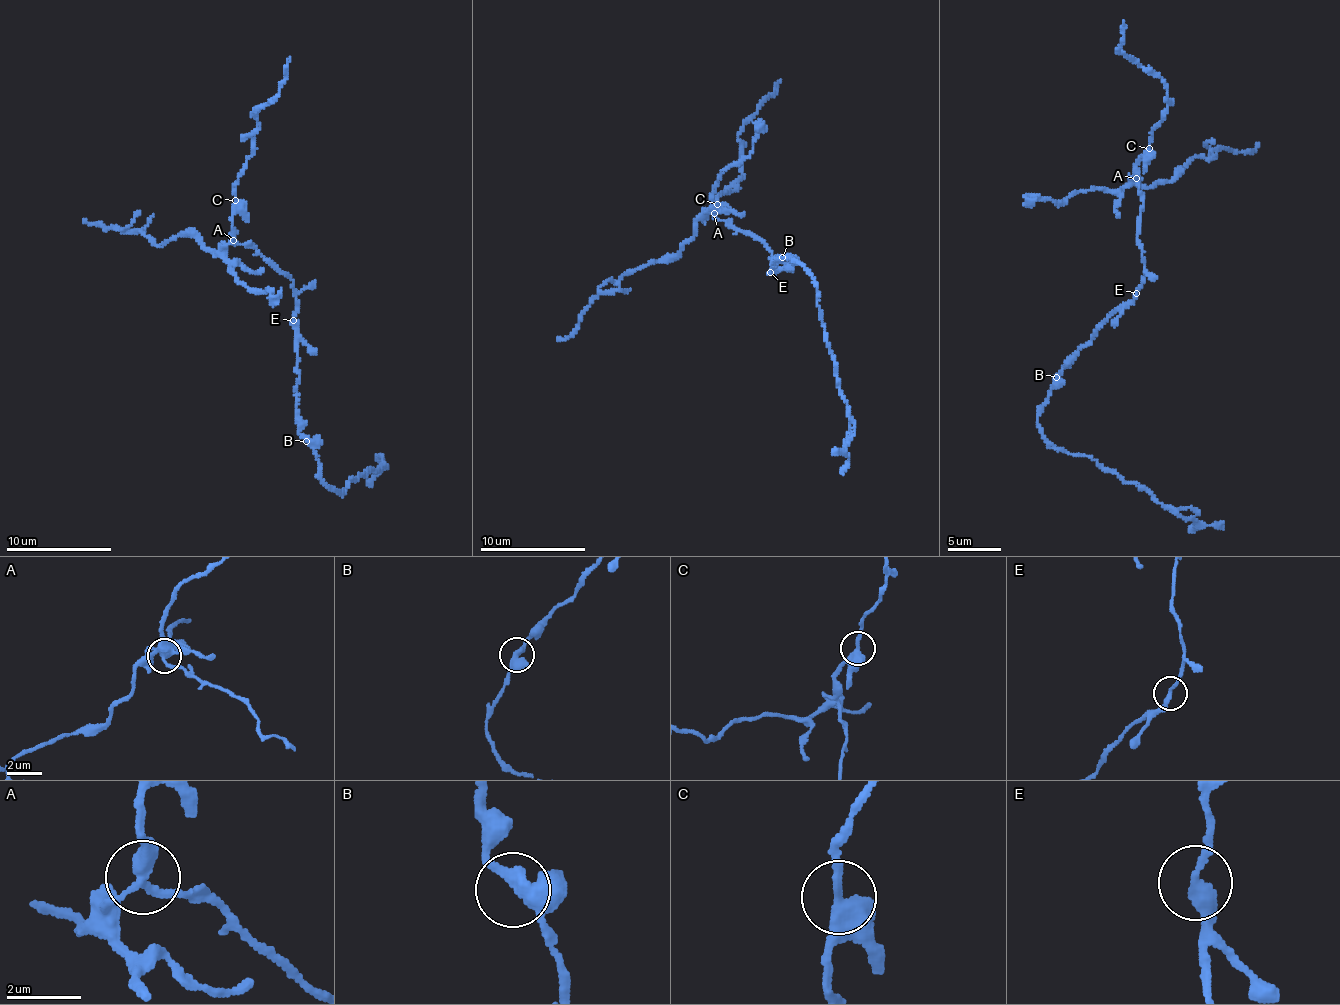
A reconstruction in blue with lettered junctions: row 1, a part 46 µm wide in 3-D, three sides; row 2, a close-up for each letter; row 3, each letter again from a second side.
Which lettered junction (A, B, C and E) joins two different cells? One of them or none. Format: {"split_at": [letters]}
{"split_at": ["A"]}

